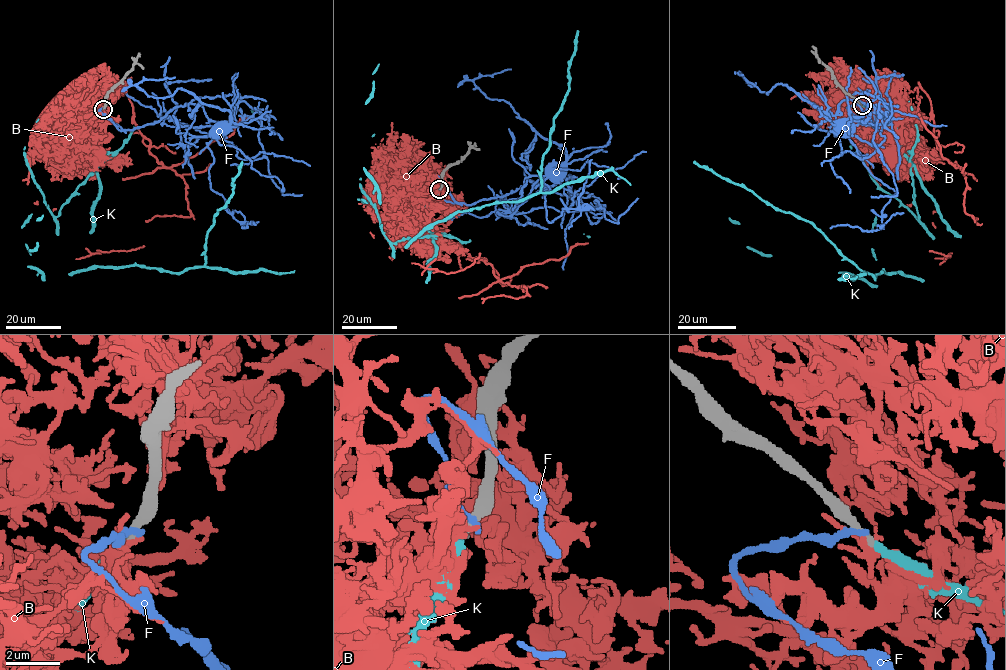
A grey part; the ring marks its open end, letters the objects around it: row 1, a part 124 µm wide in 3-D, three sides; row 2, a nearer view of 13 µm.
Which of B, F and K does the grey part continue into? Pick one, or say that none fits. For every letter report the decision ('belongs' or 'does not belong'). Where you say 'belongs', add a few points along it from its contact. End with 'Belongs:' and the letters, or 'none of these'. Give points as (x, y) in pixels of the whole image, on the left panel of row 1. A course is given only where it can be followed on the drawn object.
B: does not belong
F: does not belong
K: belongs
Belongs: K

